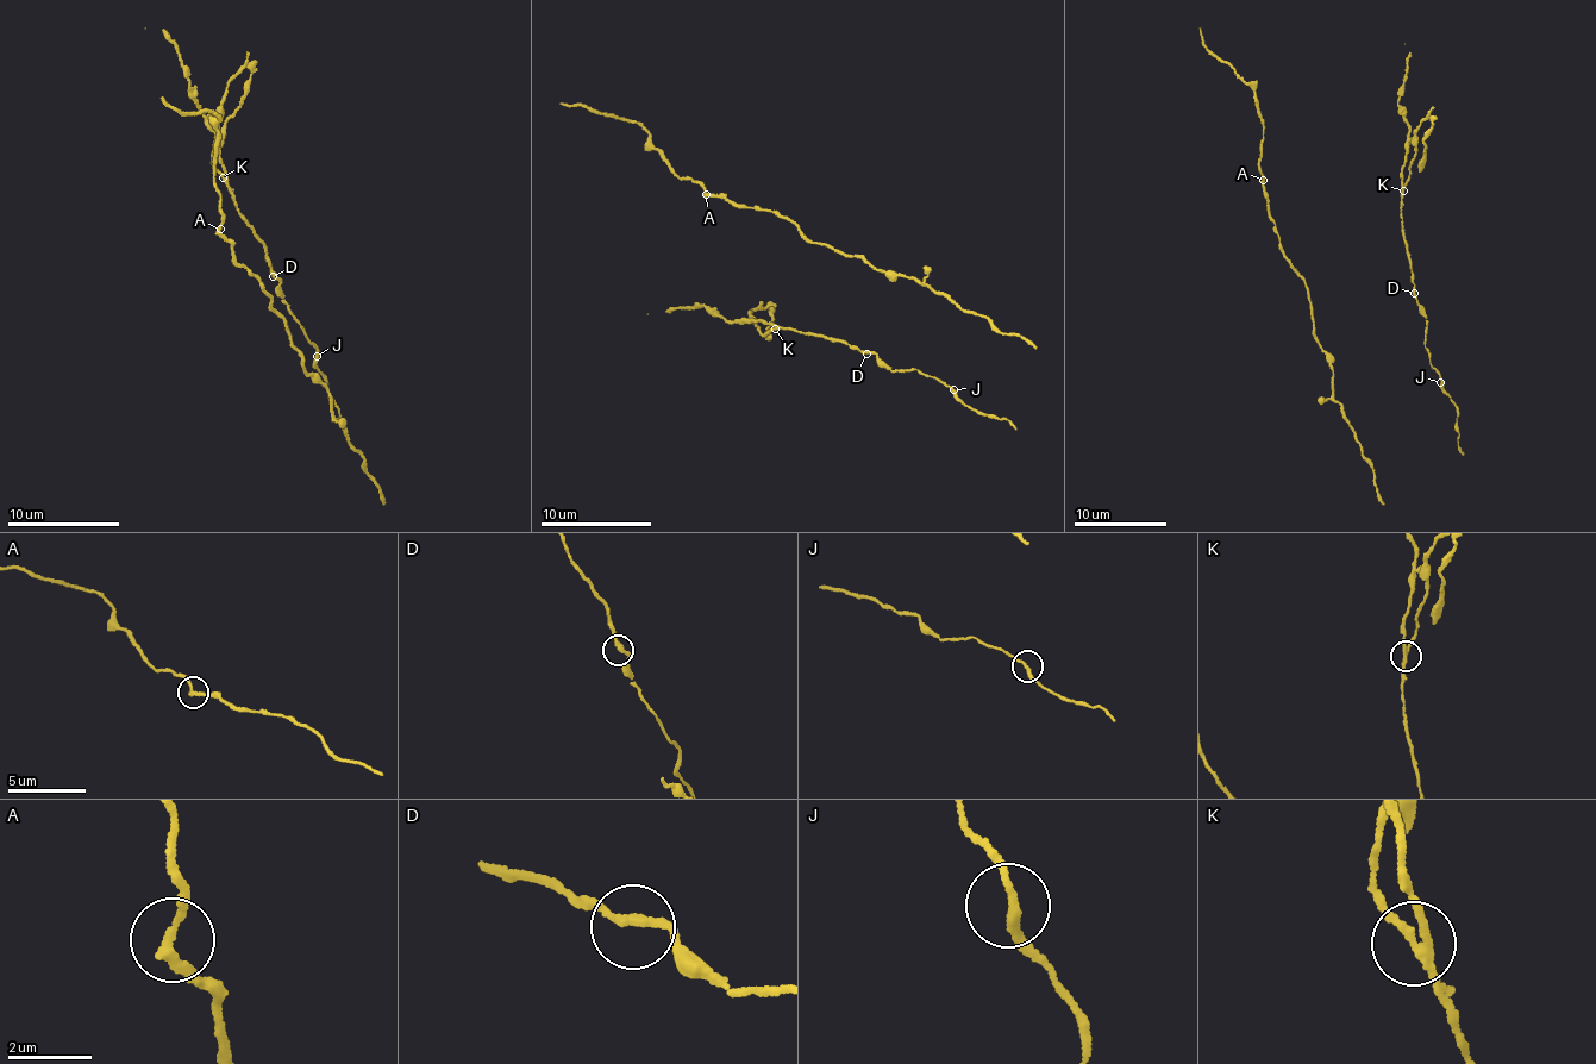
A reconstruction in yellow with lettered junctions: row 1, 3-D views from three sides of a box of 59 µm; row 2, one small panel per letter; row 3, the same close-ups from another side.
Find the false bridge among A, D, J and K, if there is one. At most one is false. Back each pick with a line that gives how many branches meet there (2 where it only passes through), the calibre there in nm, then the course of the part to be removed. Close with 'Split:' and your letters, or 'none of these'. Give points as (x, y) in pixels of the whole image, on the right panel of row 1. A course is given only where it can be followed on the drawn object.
K: branches 3; calibre 180 nm; course (1404, 192), (1415, 157), (1418, 125), (1429, 117), (1432, 129), (1424, 144), (1419, 171)
Split: K

